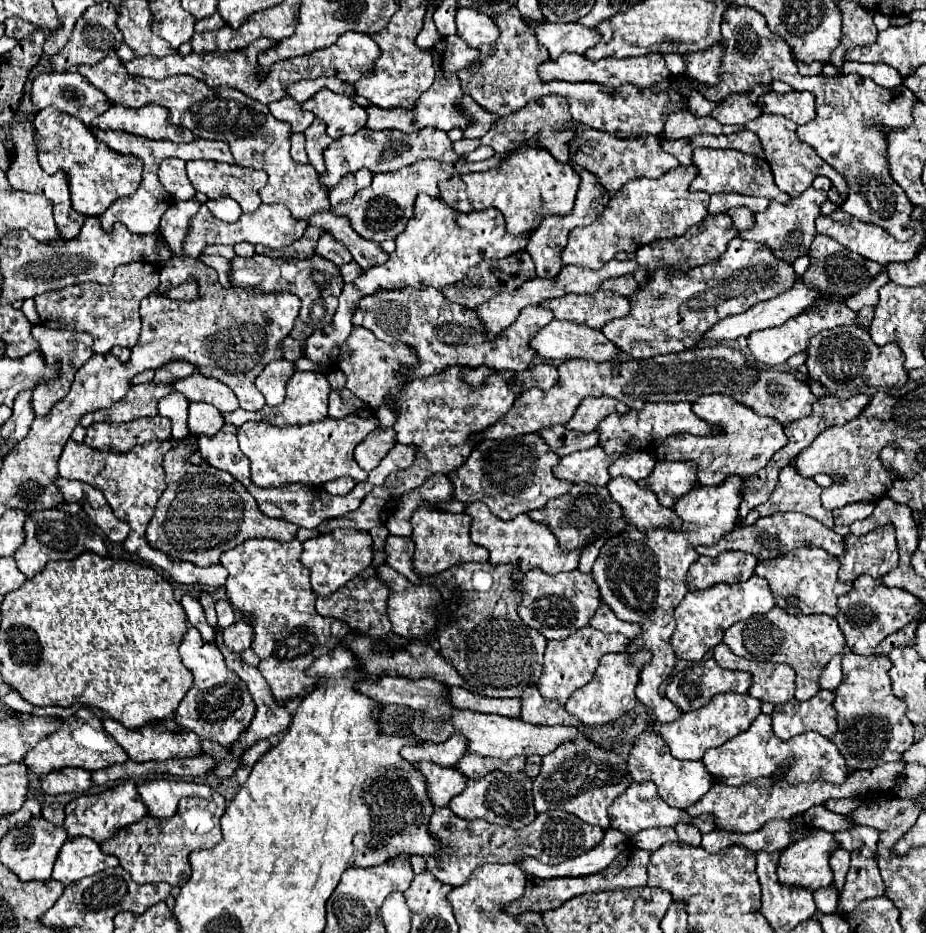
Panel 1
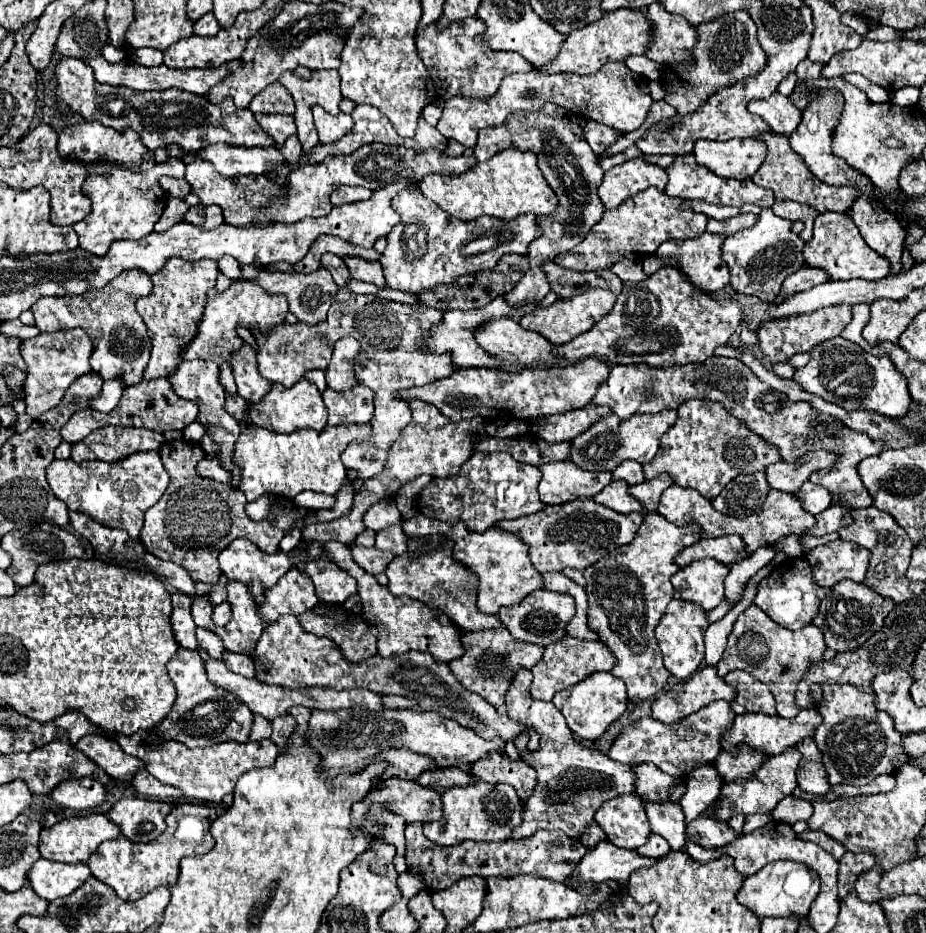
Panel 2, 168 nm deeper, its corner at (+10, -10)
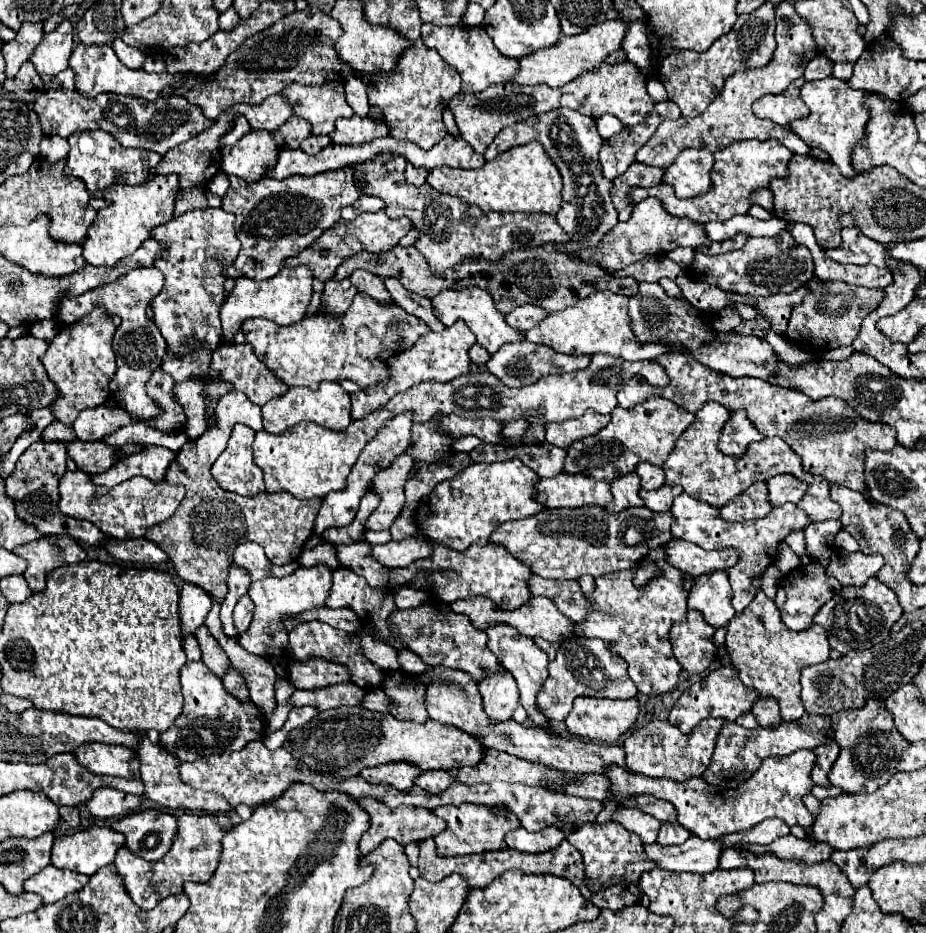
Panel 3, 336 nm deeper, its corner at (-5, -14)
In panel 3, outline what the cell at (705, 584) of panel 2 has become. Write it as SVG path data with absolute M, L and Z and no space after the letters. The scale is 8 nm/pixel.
M716 570L716 574L702 574L702 578L694 578L688 596L688 608L700 610L706 622L714 628L726 626L728 620L736 614L732 606L728 574L724 570Z

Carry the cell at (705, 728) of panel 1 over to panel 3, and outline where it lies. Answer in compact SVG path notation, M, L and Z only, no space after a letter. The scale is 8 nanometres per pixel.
M708 718L692 730L692 734L680 734L676 726L670 722L654 720L644 728L630 732L624 740L626 750L626 766L632 772L648 774L656 778L670 778L676 782L684 782L692 776L704 774L708 762L712 762L712 750L716 748L716 734L720 734L720 726L724 724L722 718Z

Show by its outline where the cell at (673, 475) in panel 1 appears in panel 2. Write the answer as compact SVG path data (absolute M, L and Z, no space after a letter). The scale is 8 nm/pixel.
M661 474L653 480L645 480L643 484L637 484L637 486L629 486L629 494L633 498L637 498L647 512L655 512L657 508L657 502L663 494L665 488L669 488L673 484L673 480L667 476L667 474Z

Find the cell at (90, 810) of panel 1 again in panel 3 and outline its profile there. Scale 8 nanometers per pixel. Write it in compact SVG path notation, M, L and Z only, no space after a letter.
M90 826L86 830L74 832L72 836L64 834L54 838L52 864L56 868L92 876L100 868L112 864L120 846L124 846L124 834L106 826Z

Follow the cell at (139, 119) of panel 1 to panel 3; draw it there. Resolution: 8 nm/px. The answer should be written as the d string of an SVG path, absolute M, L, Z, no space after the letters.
M102 130L94 132L76 132L68 136L70 152L68 152L68 172L76 178L82 178L90 192L90 206L100 208L100 202L94 198L98 190L106 190L112 184L142 184L152 176L152 168L162 160L160 154L152 154L150 150L132 150L116 144L112 134L104 134Z

